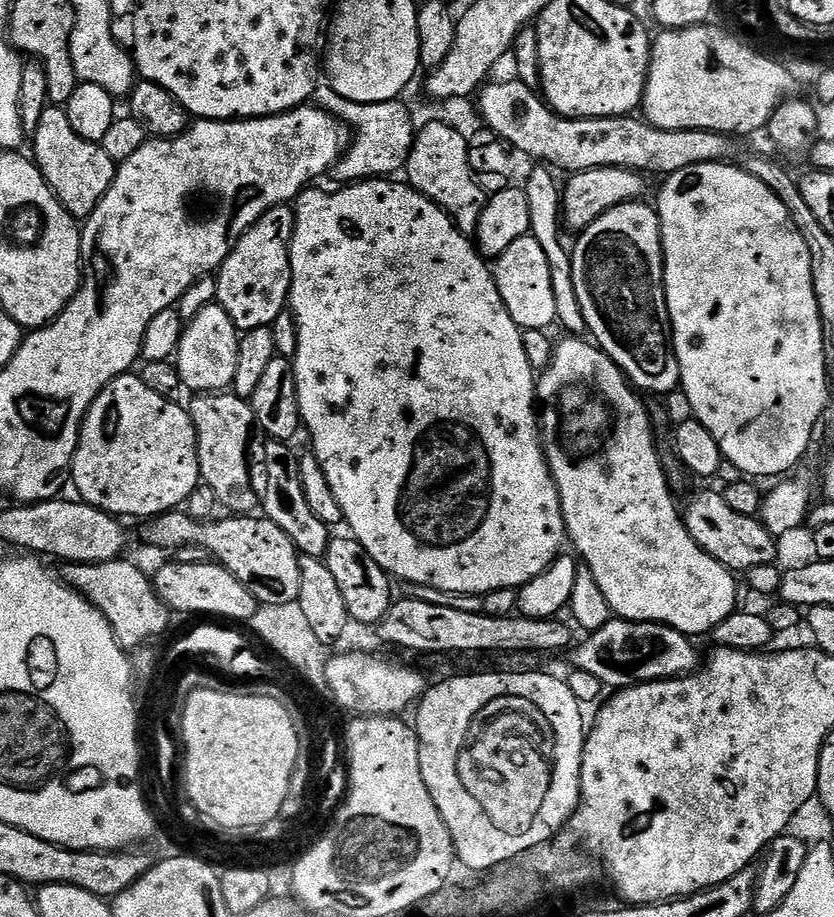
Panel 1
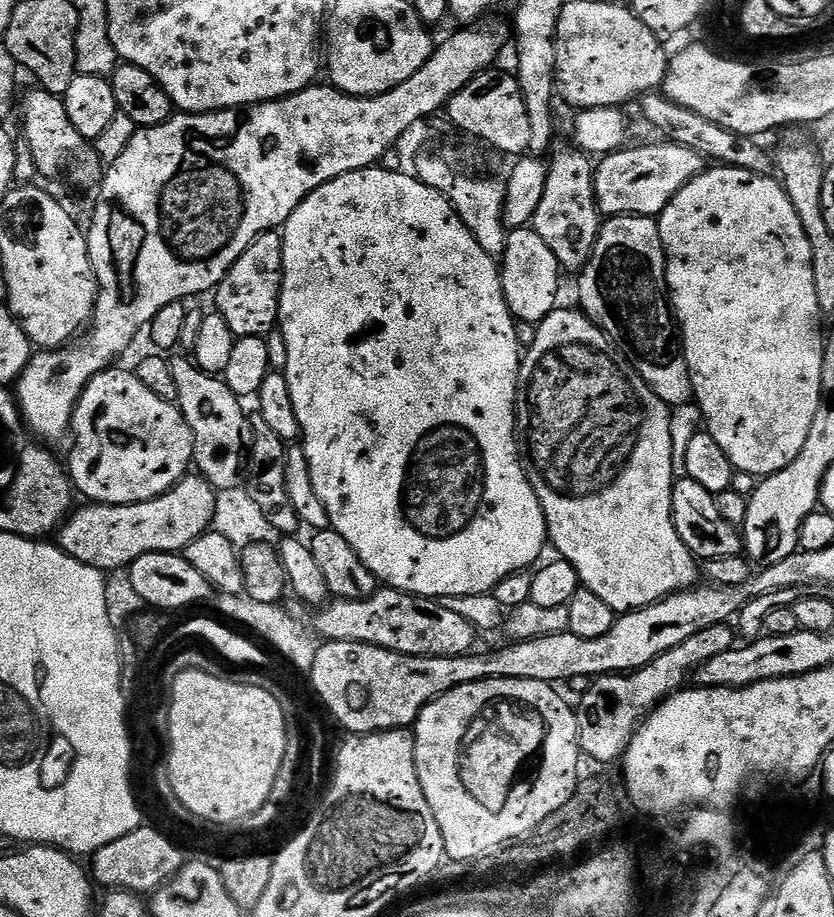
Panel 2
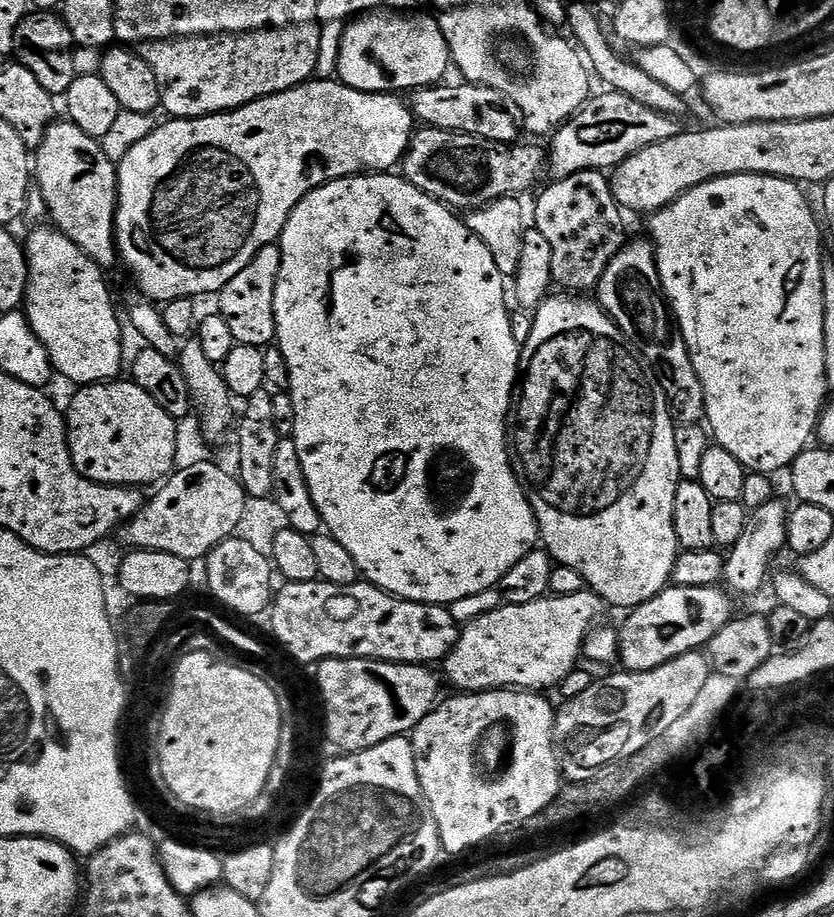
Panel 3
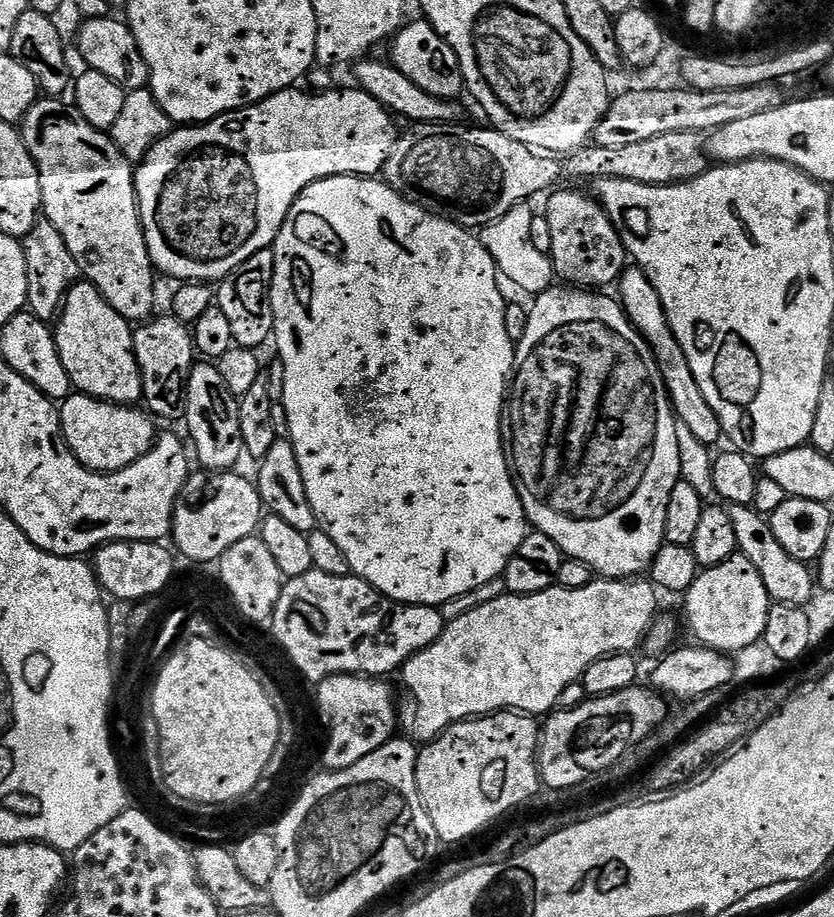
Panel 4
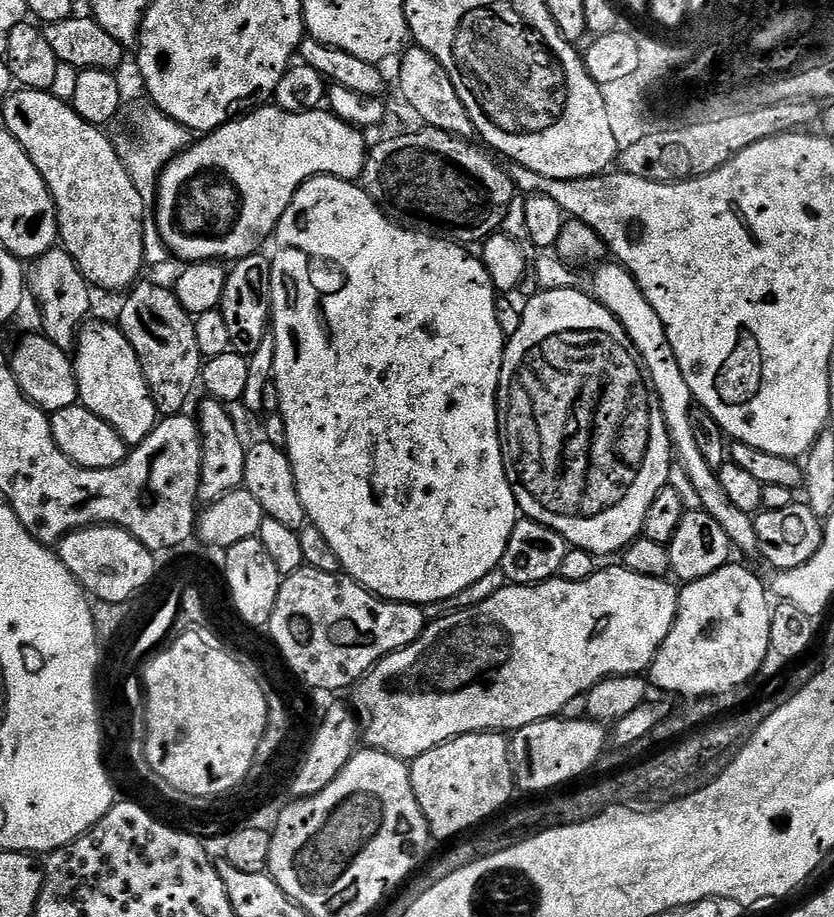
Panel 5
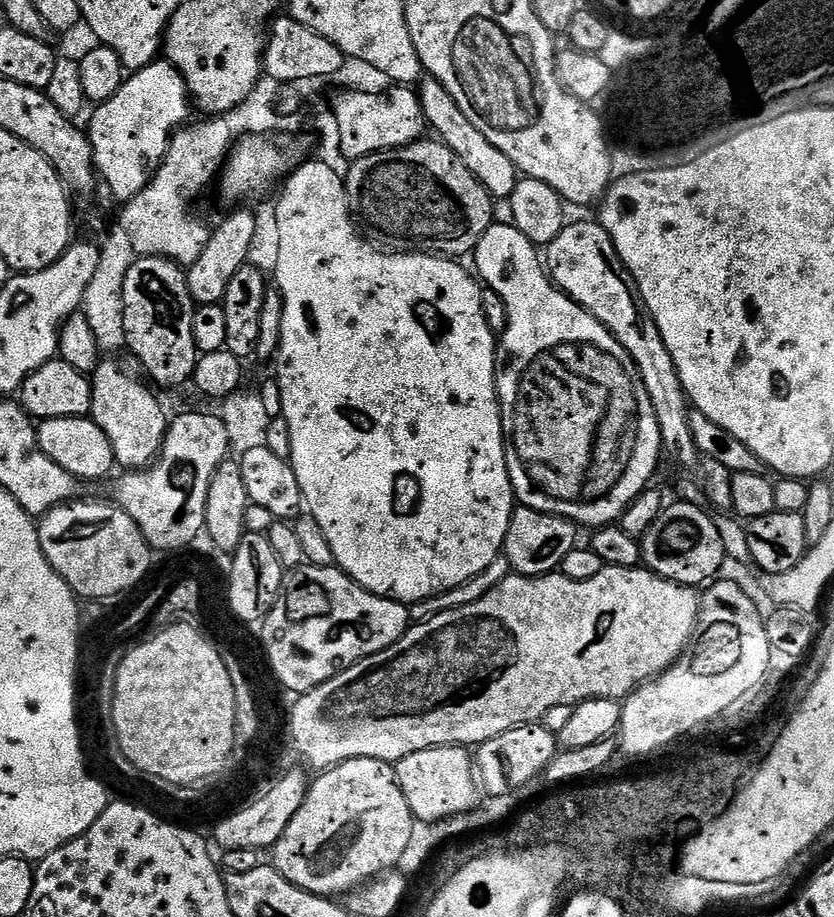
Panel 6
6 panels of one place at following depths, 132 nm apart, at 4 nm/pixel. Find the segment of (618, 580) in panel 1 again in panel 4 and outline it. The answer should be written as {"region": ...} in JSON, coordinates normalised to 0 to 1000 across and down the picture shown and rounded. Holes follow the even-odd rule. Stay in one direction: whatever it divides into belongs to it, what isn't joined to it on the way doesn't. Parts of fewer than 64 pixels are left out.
{"region":[[[663,312],[644,322],[635,332],[631,364],[619,375],[616,409],[612,414],[612,435],[607,441],[607,454],[614,457],[612,471],[612,509],[616,516],[624,546],[639,577],[664,591],[682,611],[703,613],[716,629],[725,632],[763,630],[776,625],[784,613],[784,604],[799,592],[799,552],[803,552],[803,538],[817,522],[814,506],[813,459],[801,437],[801,426],[787,396],[782,378],[767,368],[763,357],[753,350],[753,344],[743,334],[742,326],[722,322],[715,316],[697,316],[687,312]]]}

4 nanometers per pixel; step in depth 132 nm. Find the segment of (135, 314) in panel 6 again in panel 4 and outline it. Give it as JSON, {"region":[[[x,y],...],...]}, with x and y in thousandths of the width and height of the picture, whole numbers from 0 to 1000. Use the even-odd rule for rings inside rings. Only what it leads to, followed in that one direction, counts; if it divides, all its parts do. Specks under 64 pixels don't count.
{"region":[[[205,342],[188,344],[169,352],[158,364],[158,381],[165,395],[165,403],[173,422],[171,439],[183,455],[193,454],[197,458],[221,458],[221,448],[225,439],[225,413],[230,398],[236,396],[237,385],[230,373],[227,354],[211,348]]]}

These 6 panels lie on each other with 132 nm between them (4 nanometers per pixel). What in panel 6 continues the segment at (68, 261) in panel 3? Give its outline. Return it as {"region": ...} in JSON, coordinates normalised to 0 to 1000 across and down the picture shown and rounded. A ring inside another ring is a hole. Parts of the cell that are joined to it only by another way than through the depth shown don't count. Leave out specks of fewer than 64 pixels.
{"region":[[[121,391],[115,405],[109,407],[110,448],[109,457],[132,478],[132,486],[139,496],[140,507],[149,513],[167,513],[179,509],[191,498],[201,471],[204,454],[197,450],[192,436],[176,418],[167,419],[137,391]]]}

